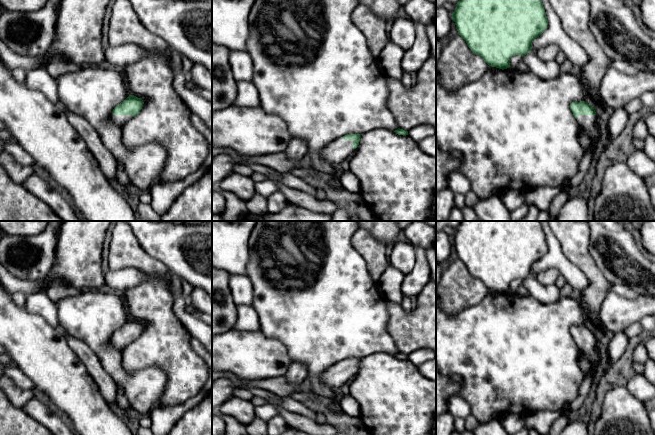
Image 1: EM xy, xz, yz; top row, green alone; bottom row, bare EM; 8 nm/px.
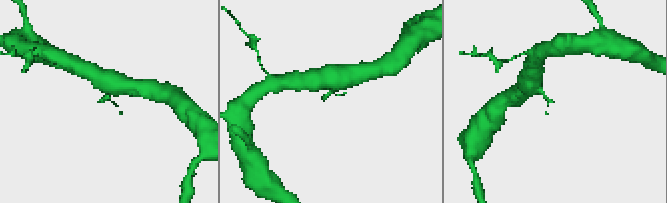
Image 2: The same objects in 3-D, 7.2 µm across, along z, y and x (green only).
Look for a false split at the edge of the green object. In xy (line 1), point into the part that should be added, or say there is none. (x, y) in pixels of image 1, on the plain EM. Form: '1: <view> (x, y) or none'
1: xy (118, 343)

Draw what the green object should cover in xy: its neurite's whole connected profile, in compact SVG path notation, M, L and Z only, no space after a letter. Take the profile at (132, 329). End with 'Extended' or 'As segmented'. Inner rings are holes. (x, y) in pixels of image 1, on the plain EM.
M129 319L123 326L113 333L110 340L111 345L118 349L124 349L140 337L143 328L144 326L141 322L134 319Z. Extended

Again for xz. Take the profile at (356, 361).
M347 358L328 368L321 376L323 383L332 389L338 389L346 381L351 380L359 369L362 358Z. Extended

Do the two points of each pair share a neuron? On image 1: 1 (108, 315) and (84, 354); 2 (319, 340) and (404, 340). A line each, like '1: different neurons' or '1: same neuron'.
1: different neurons
2: different neurons

